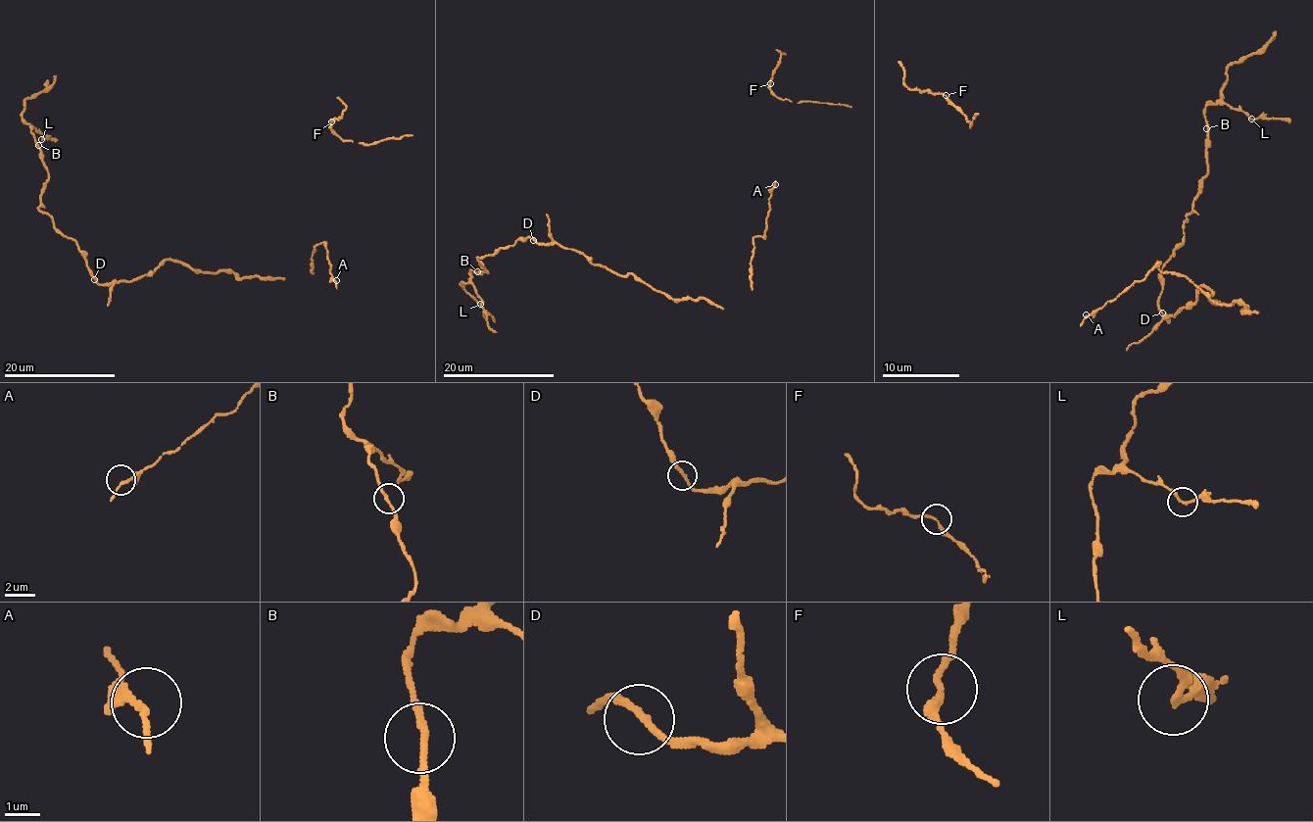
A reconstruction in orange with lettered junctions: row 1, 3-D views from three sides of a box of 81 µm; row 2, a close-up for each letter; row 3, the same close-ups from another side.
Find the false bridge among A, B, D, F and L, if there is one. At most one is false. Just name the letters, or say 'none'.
none

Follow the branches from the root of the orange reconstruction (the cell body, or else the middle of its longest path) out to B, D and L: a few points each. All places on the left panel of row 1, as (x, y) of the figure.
B: (240, 279), (165, 260), (134, 280), (100, 284), (78, 246), (38, 208), (48, 178), (38, 145)
D: (240, 279), (223, 270), (197, 271), (170, 260), (163, 261), (147, 274), (130, 281), (100, 284), (94, 279)
L: (240, 279), (165, 260), (134, 280), (100, 284), (78, 246), (38, 208), (48, 170), (31, 127), (41, 138)

